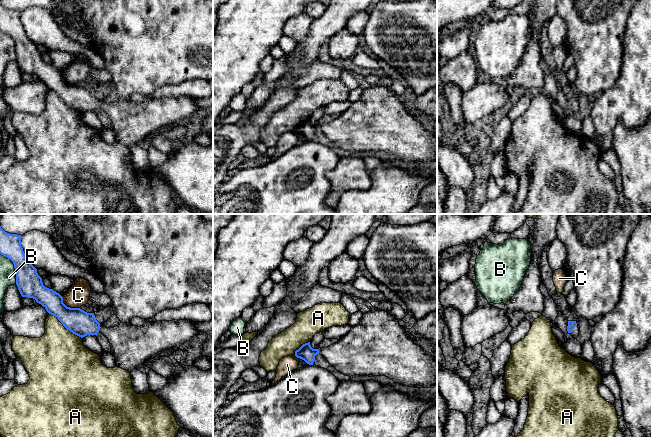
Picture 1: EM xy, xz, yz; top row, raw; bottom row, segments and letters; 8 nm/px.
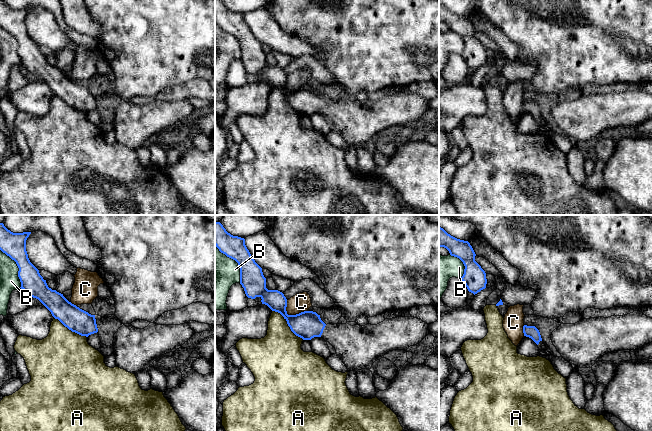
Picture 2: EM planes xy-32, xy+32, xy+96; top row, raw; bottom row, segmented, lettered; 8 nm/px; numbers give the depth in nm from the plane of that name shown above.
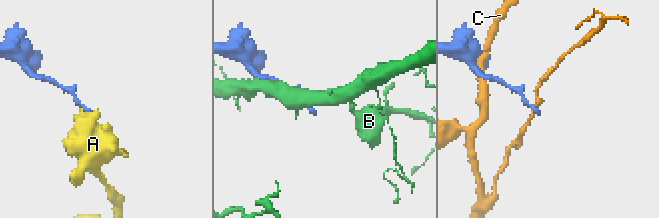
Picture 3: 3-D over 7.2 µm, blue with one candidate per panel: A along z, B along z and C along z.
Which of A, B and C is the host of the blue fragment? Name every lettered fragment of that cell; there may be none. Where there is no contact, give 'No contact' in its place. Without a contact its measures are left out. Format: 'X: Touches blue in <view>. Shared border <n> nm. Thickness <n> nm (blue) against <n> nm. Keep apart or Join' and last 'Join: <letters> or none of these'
A: Touches blue in xy. Shared border 340 nm. Thickness 200 nm (blue) against 440 nm. Keep apart
B: Touches blue in xy. Shared border 280 nm. Thickness 200 nm (blue) against 130 nm. Keep apart
C: Touches blue in xy. Shared border 180 nm. Thickness 200 nm (blue) against 180 nm. Keep apart
Join: none of these

